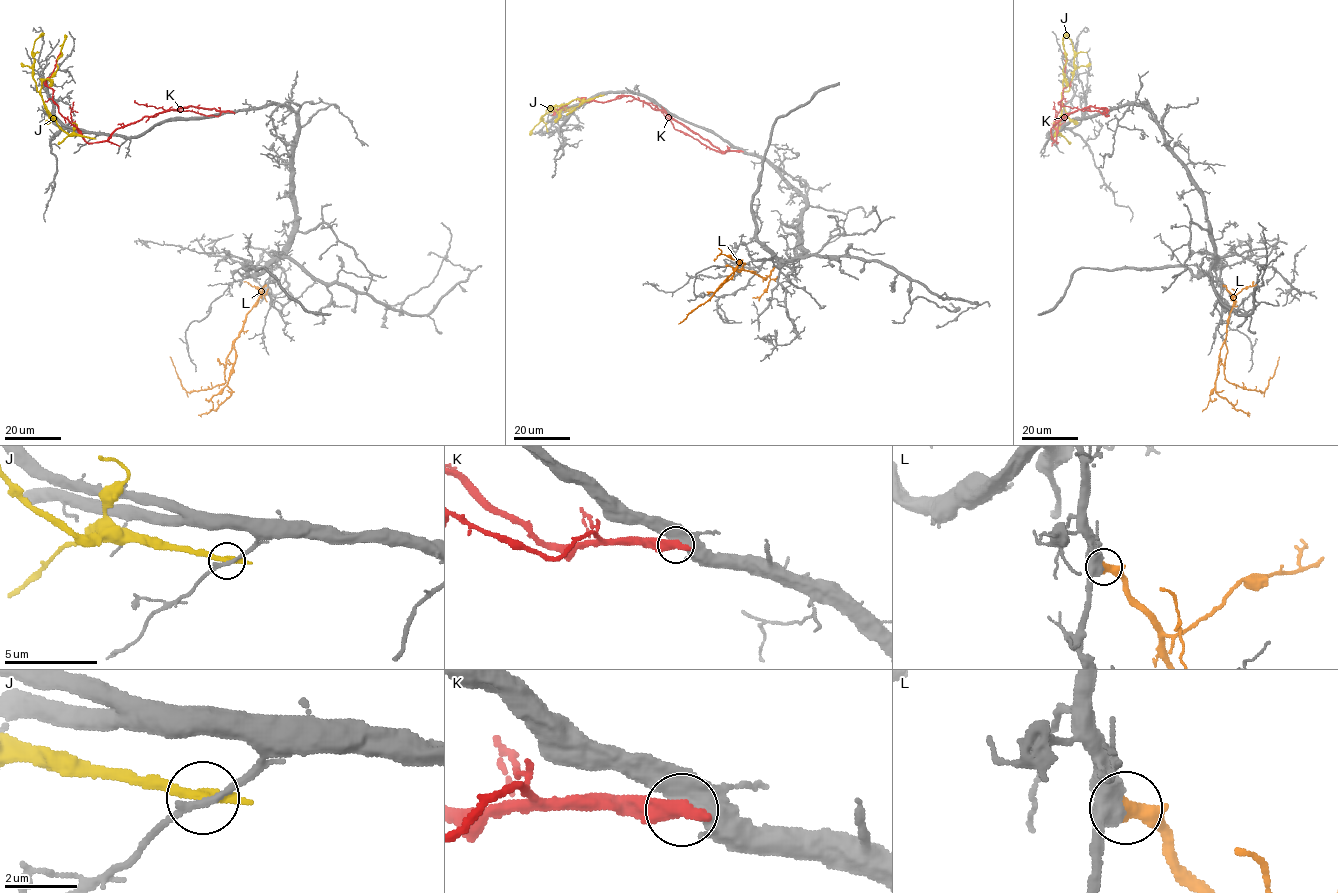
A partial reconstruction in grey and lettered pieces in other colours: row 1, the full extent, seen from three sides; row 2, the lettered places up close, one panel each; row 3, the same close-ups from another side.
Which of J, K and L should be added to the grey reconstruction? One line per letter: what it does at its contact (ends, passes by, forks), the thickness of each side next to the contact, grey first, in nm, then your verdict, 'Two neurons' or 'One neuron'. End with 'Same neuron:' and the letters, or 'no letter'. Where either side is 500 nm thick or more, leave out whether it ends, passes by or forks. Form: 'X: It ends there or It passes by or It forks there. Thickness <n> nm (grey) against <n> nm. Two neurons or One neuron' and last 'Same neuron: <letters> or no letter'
J: It ends there. Thickness 180 nm (grey) against 360 nm. Two neurons
K: Thickness 480 nm (grey) against 550 nm. Two neurons
L: Thickness 600 nm (grey) against 480 nm. One neuron
Same neuron: L

